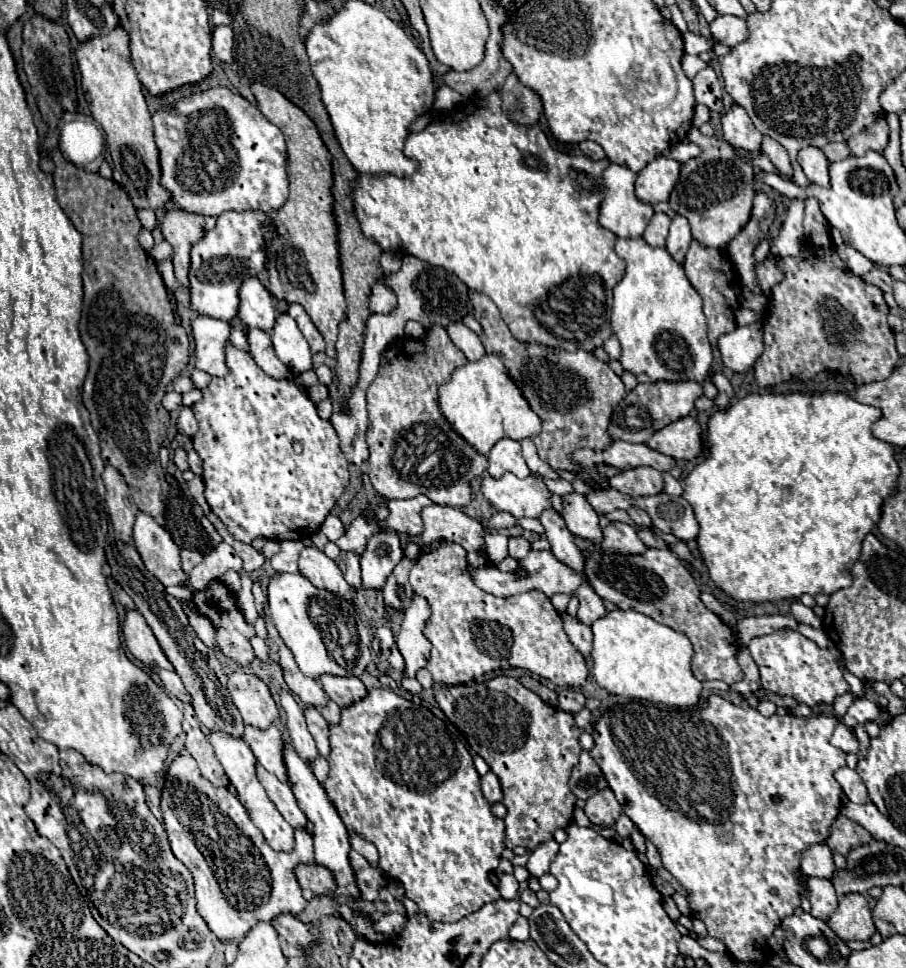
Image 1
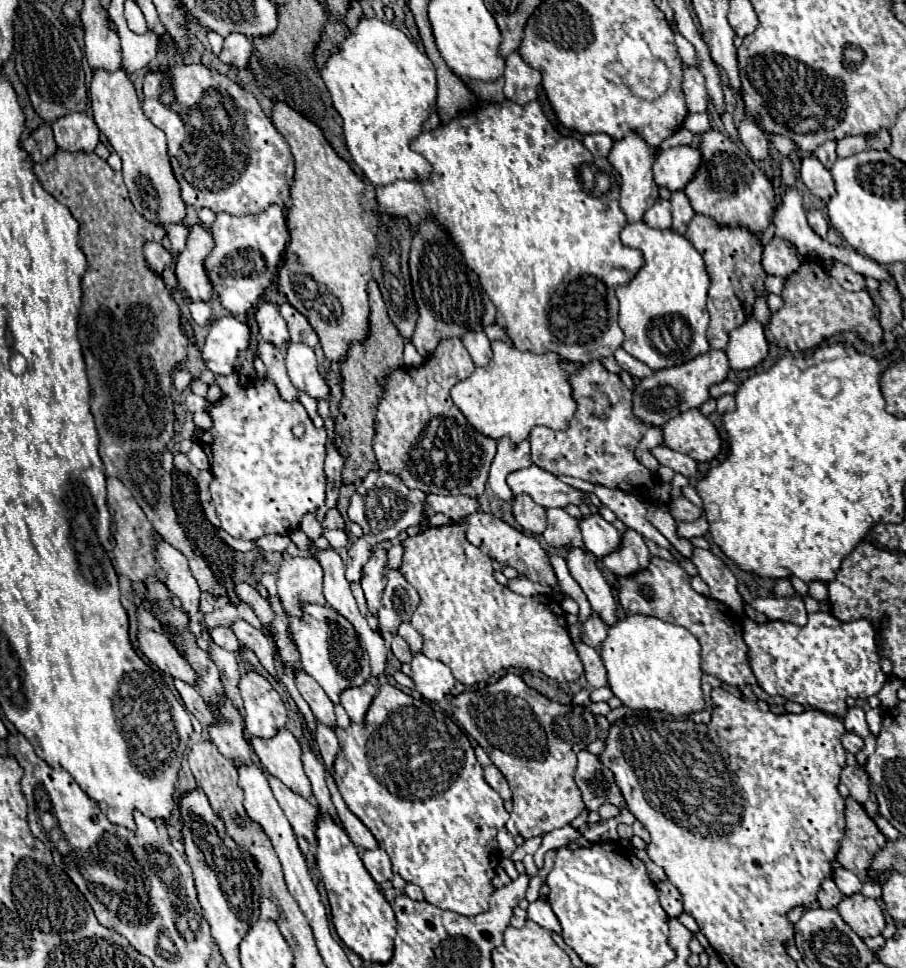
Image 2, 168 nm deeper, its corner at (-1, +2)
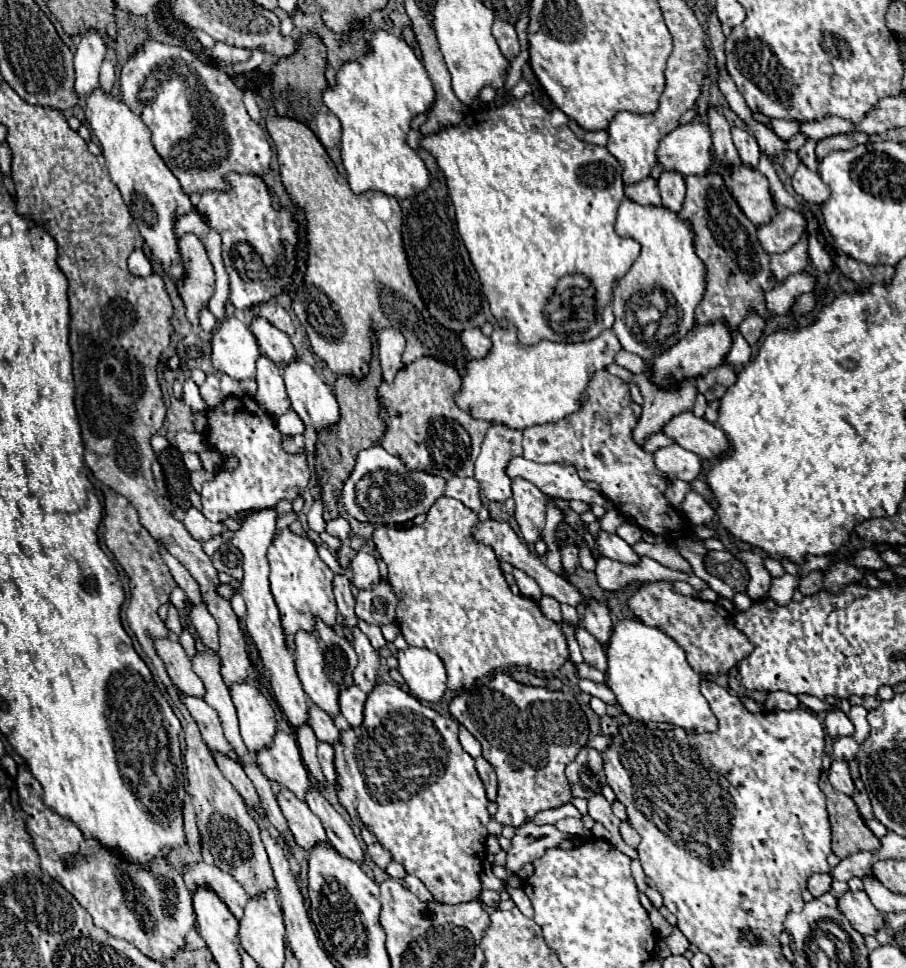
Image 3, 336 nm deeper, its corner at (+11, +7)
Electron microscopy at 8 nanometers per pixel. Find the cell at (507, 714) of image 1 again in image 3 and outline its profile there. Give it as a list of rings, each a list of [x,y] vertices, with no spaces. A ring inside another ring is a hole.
[[[498,671],[488,685],[480,687],[478,691],[456,695],[448,707],[450,715],[480,741],[482,757],[494,767],[498,775],[498,813],[494,815],[494,819],[500,825],[512,825],[518,829],[538,811],[562,807],[572,799],[564,767],[578,755],[580,747],[584,747],[588,741],[588,721],[574,695],[522,685],[510,675]]]

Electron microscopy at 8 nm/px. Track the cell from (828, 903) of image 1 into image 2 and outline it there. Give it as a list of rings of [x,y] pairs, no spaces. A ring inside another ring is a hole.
[[[826,878],[820,886],[820,892],[818,892],[818,902],[822,908],[836,908],[838,902],[844,898],[844,894],[838,890],[836,882],[832,878]]]

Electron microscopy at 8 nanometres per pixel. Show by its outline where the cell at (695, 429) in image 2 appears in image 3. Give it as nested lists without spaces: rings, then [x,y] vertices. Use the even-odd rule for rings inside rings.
[[[684,411],[672,417],[662,433],[686,451],[696,453],[700,459],[714,459],[728,449],[728,439],[718,425],[696,417],[692,411]]]

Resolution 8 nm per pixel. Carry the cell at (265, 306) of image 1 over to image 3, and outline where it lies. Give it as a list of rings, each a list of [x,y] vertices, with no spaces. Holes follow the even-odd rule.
[[[254,317],[252,323],[250,323],[250,331],[254,333],[258,345],[260,345],[260,351],[264,355],[268,355],[274,363],[278,365],[284,365],[284,363],[290,363],[292,359],[296,359],[296,351],[288,339],[286,333],[282,333],[280,329],[276,329],[272,323],[268,323],[266,319],[262,317]]]

